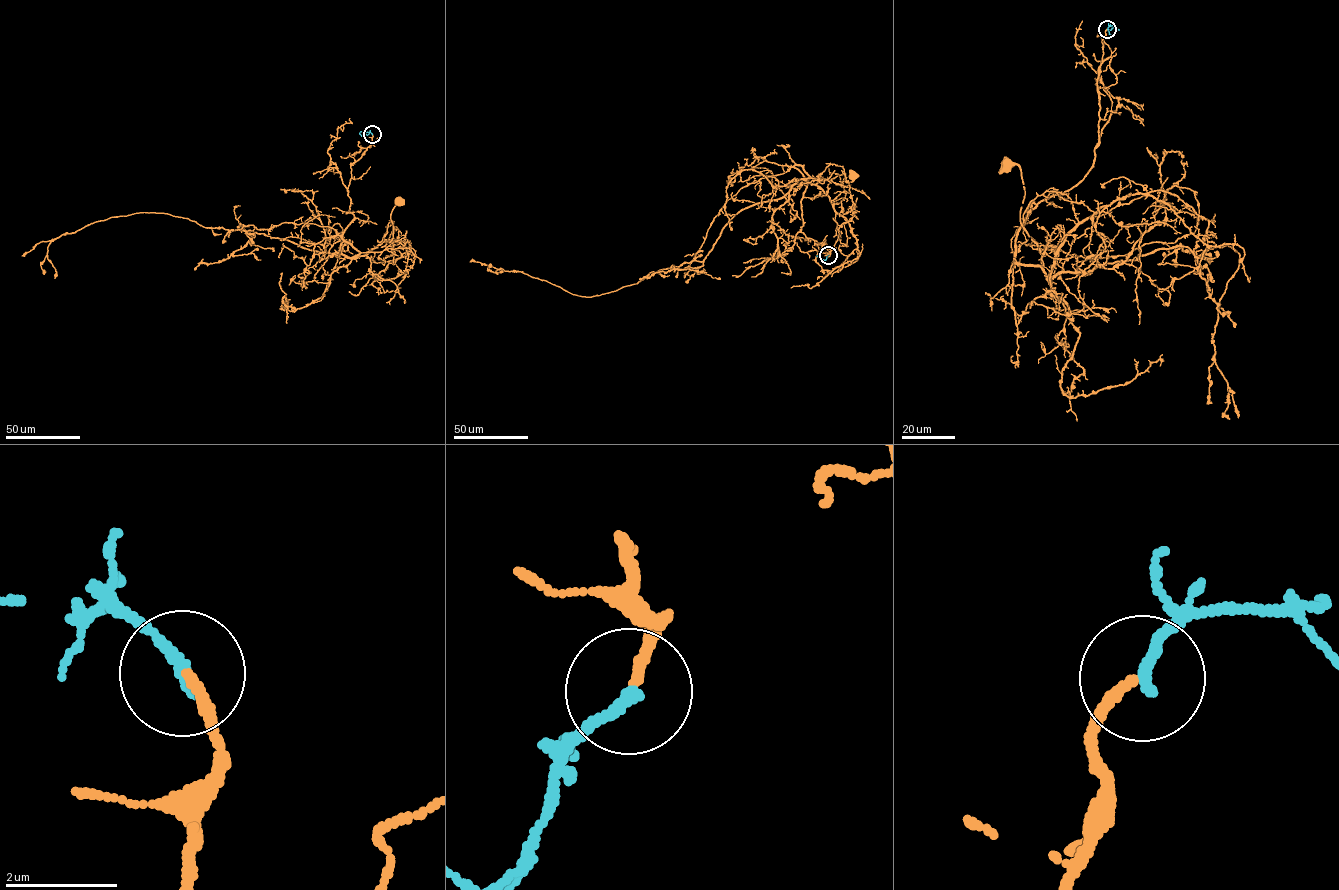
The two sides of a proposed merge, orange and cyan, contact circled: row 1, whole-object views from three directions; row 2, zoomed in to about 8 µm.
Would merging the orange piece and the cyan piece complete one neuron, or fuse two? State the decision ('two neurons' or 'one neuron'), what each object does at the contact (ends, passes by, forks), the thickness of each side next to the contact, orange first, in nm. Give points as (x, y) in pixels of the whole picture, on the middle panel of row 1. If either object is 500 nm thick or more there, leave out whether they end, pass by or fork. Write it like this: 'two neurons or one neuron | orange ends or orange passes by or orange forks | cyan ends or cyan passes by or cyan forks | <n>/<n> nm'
one neuron | orange ends | cyan ends | 170/220 nm

